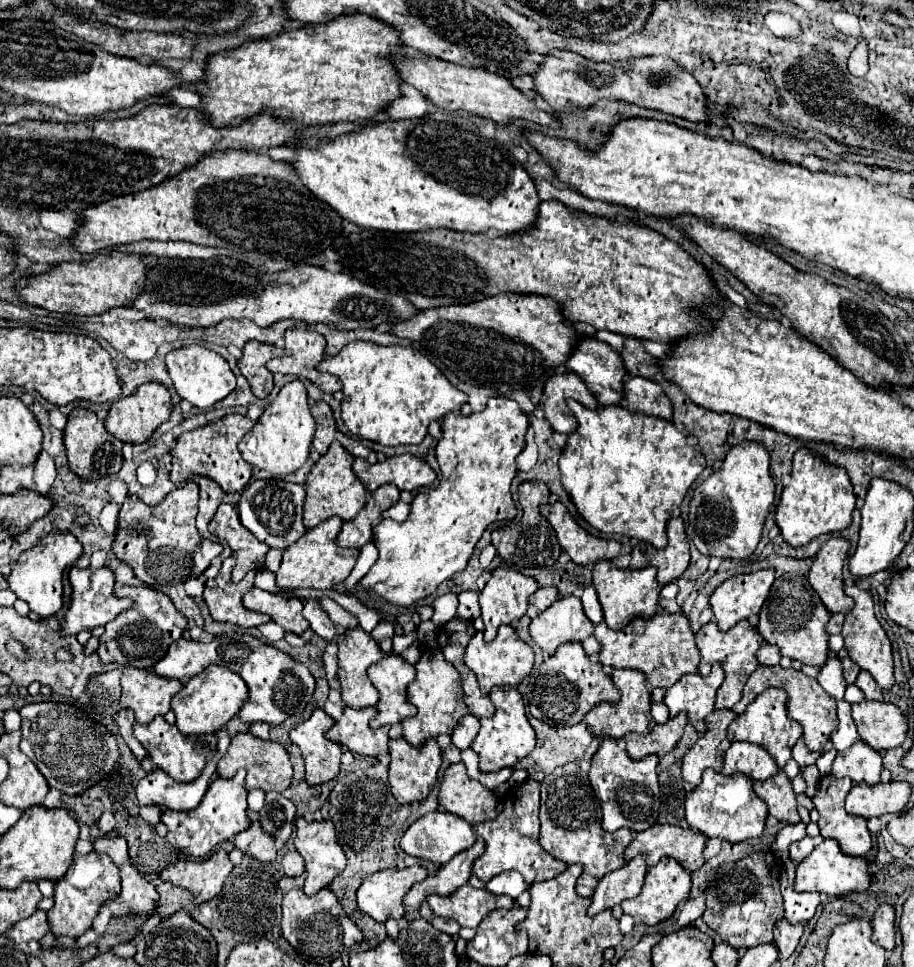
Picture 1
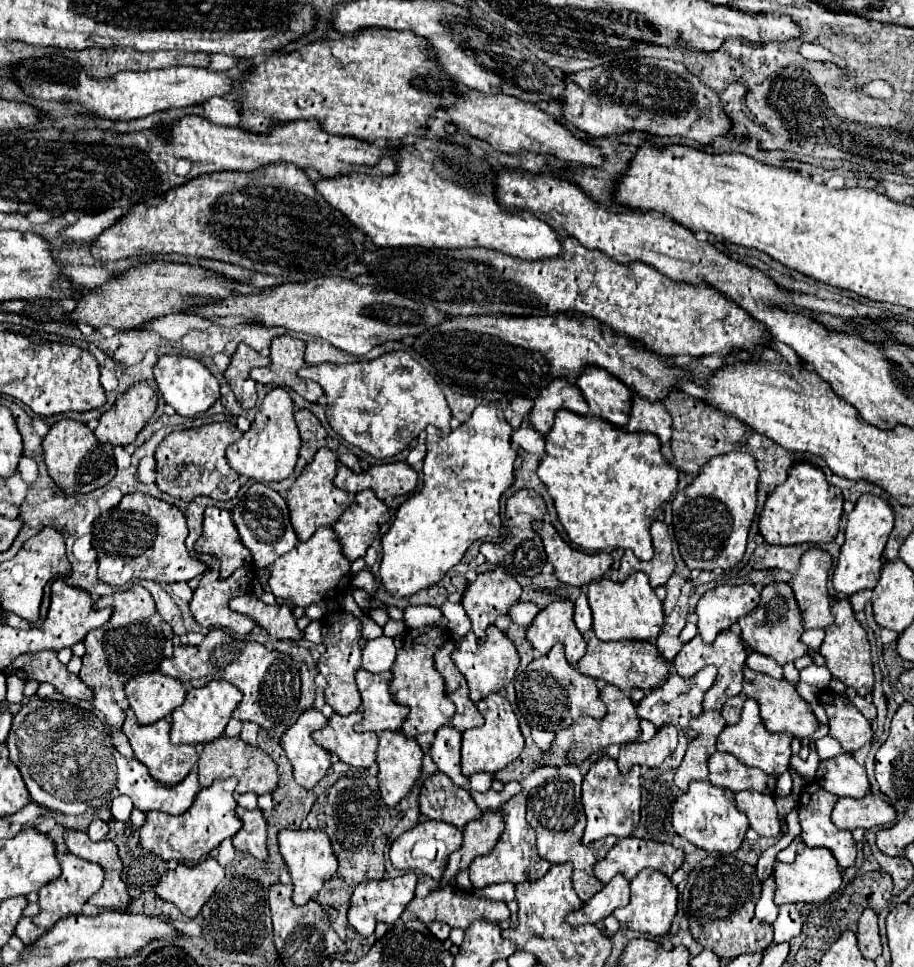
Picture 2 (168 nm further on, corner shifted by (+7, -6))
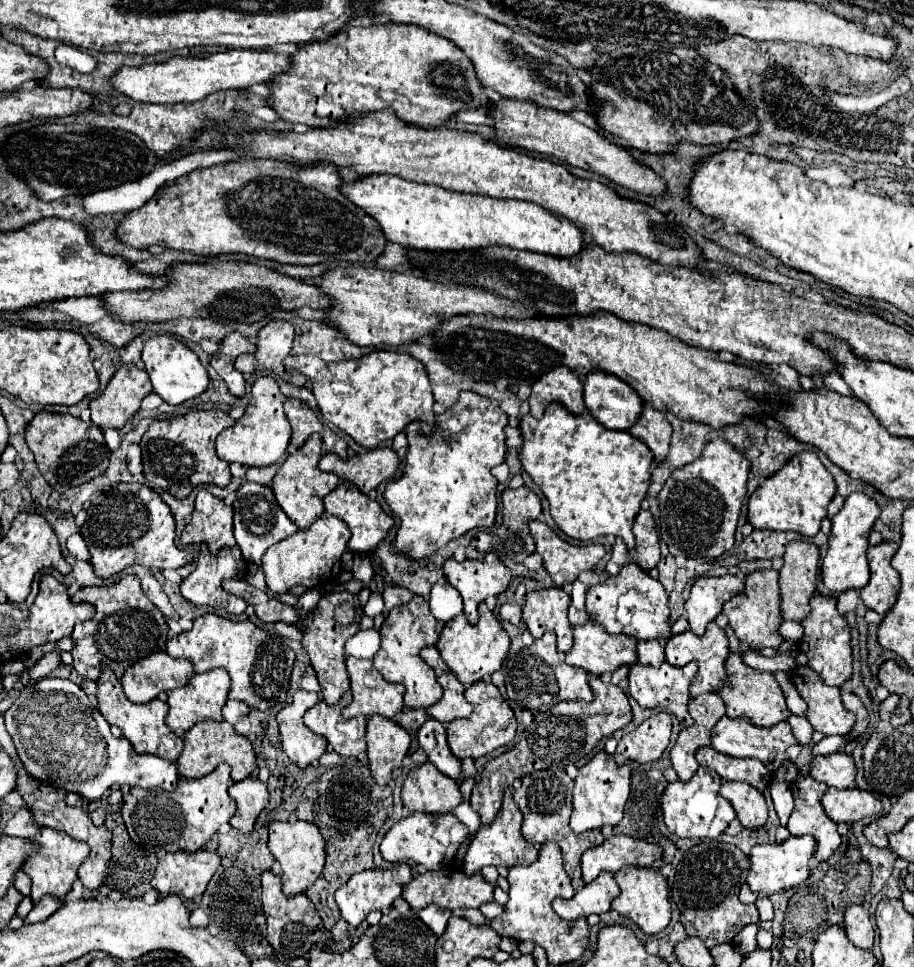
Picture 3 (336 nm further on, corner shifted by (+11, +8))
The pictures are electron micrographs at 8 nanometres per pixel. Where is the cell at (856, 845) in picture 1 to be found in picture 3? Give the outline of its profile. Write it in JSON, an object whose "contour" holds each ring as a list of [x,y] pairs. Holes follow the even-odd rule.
{"contour":[[[812,776],[798,778],[790,784],[794,794],[794,810],[788,818],[788,830],[792,836],[810,834],[816,840],[814,858],[818,862],[828,860],[836,848],[840,846],[842,838],[836,832],[836,824],[824,816],[824,808],[820,808],[820,798],[828,790],[826,784],[812,780]]]}

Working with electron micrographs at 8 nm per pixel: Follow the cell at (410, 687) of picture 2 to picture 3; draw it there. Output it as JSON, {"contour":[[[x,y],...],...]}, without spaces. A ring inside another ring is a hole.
{"contour":[[[414,596],[412,602],[392,608],[380,628],[380,650],[372,658],[372,664],[386,682],[400,682],[406,686],[404,706],[408,708],[428,708],[428,704],[436,702],[442,696],[442,688],[436,684],[434,672],[428,668],[428,664],[424,664],[424,660],[420,660],[420,650],[436,644],[442,626],[444,622],[432,616],[428,600]]]}

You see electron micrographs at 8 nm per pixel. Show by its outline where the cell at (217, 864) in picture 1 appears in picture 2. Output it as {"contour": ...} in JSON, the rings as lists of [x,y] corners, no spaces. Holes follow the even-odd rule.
{"contour":[[[206,858],[196,866],[178,864],[160,878],[156,894],[162,900],[172,902],[184,916],[196,918],[222,878],[224,868],[214,858]]]}

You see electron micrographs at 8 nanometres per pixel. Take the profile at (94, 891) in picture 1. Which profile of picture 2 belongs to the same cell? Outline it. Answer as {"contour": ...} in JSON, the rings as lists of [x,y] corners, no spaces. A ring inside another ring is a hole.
{"contour":[[[58,854],[58,862],[62,866],[60,878],[56,878],[54,882],[50,882],[38,892],[40,894],[40,900],[38,900],[40,914],[34,916],[32,922],[42,930],[52,930],[52,926],[66,916],[82,914],[82,906],[88,902],[92,894],[96,894],[96,890],[102,888],[102,882],[104,882],[104,870],[96,862],[76,858],[74,854]]]}

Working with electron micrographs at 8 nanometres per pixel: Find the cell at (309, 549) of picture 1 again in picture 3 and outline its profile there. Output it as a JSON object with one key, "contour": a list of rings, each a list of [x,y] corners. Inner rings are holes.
{"contour":[[[322,514],[308,530],[298,530],[296,534],[288,536],[288,540],[274,544],[262,556],[262,566],[270,592],[286,594],[292,586],[298,584],[304,588],[316,588],[334,582],[342,572],[340,556],[344,554],[348,540],[350,540],[350,530],[344,524],[344,520],[332,514]]]}

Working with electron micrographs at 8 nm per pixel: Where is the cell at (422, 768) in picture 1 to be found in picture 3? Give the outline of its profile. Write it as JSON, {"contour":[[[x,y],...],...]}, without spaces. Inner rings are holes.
{"contour":[[[370,716],[366,722],[368,766],[376,784],[386,786],[396,768],[400,768],[408,748],[410,734],[384,716]]]}

